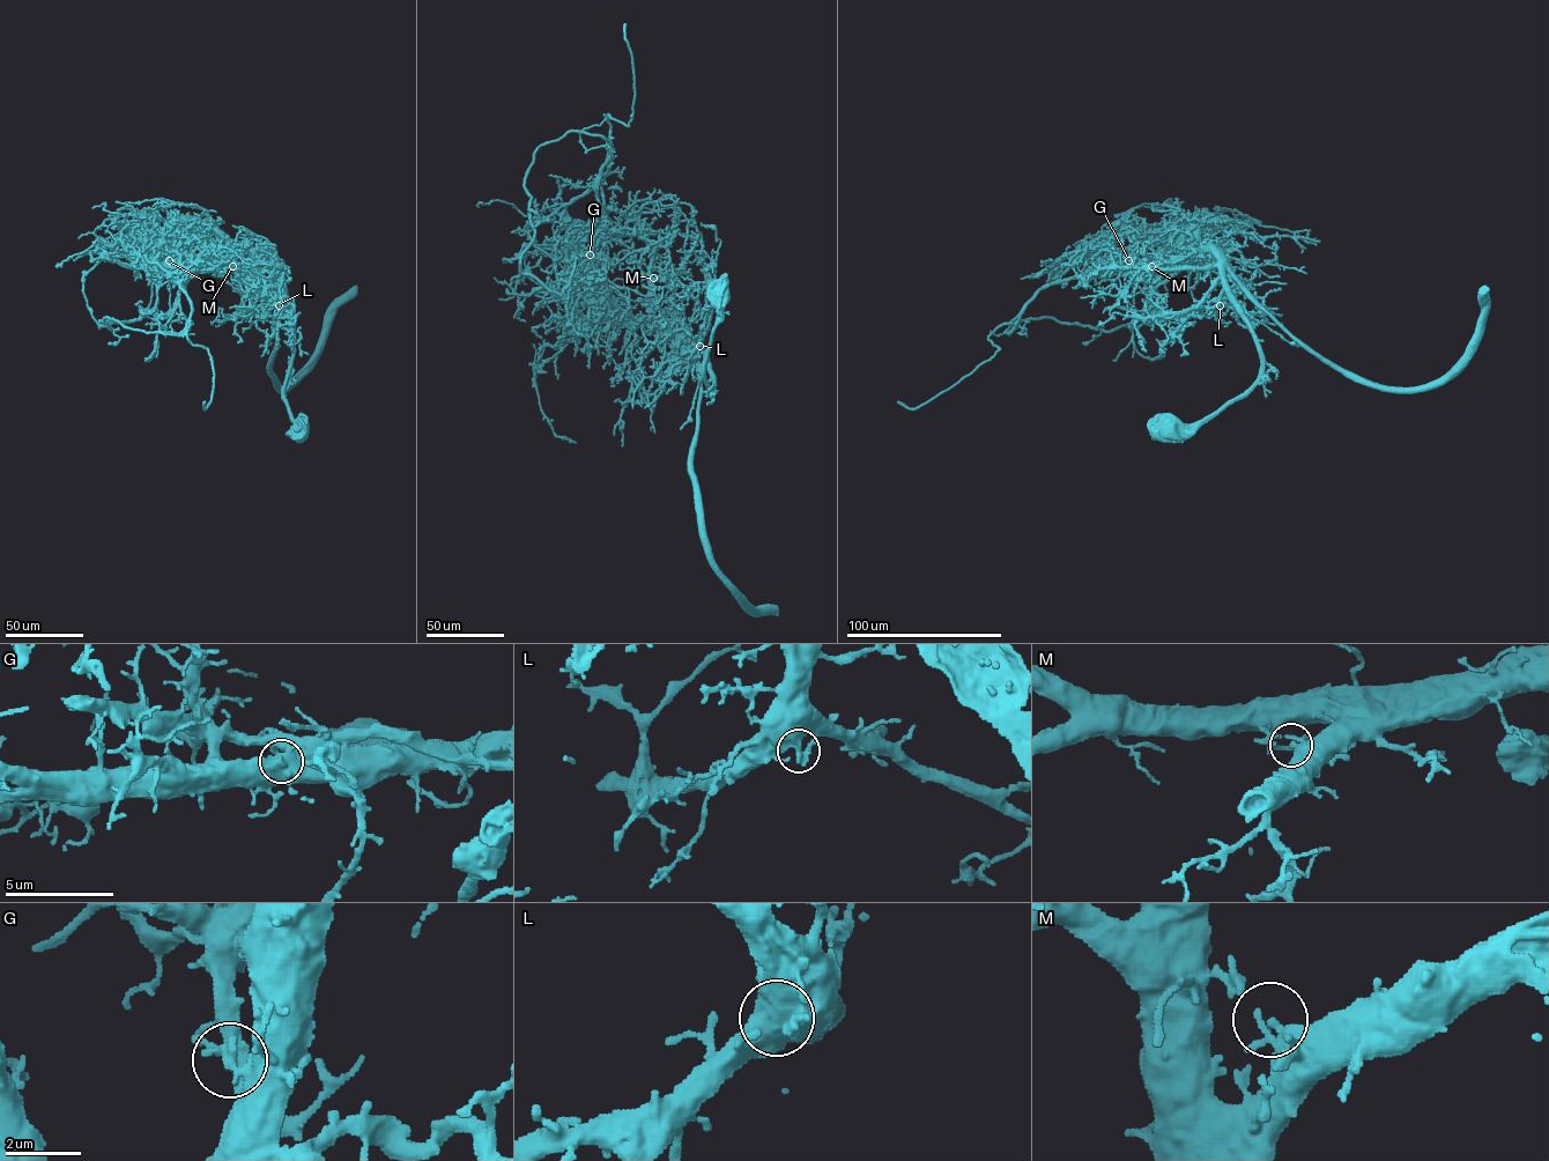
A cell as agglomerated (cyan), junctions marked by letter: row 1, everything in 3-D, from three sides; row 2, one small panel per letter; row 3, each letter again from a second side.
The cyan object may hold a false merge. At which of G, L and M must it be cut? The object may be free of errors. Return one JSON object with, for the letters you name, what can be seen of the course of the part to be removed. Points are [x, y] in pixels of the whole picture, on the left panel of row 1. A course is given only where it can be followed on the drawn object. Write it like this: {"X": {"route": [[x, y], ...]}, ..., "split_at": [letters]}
{"G": {"route": [[169, 260], [183, 263], [177, 280], [191, 305], [187, 339], [212, 361], [205, 408], [204, 401]]}, "split_at": ["G"]}

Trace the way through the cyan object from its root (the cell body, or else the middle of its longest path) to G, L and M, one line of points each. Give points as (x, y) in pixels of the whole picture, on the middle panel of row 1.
G: (666, 330), (644, 324), (634, 317), (623, 317), (592, 283), (588, 254)
L: (666, 330), (689, 347), (703, 350), (699, 346)
M: (666, 330), (652, 312), (653, 278)

